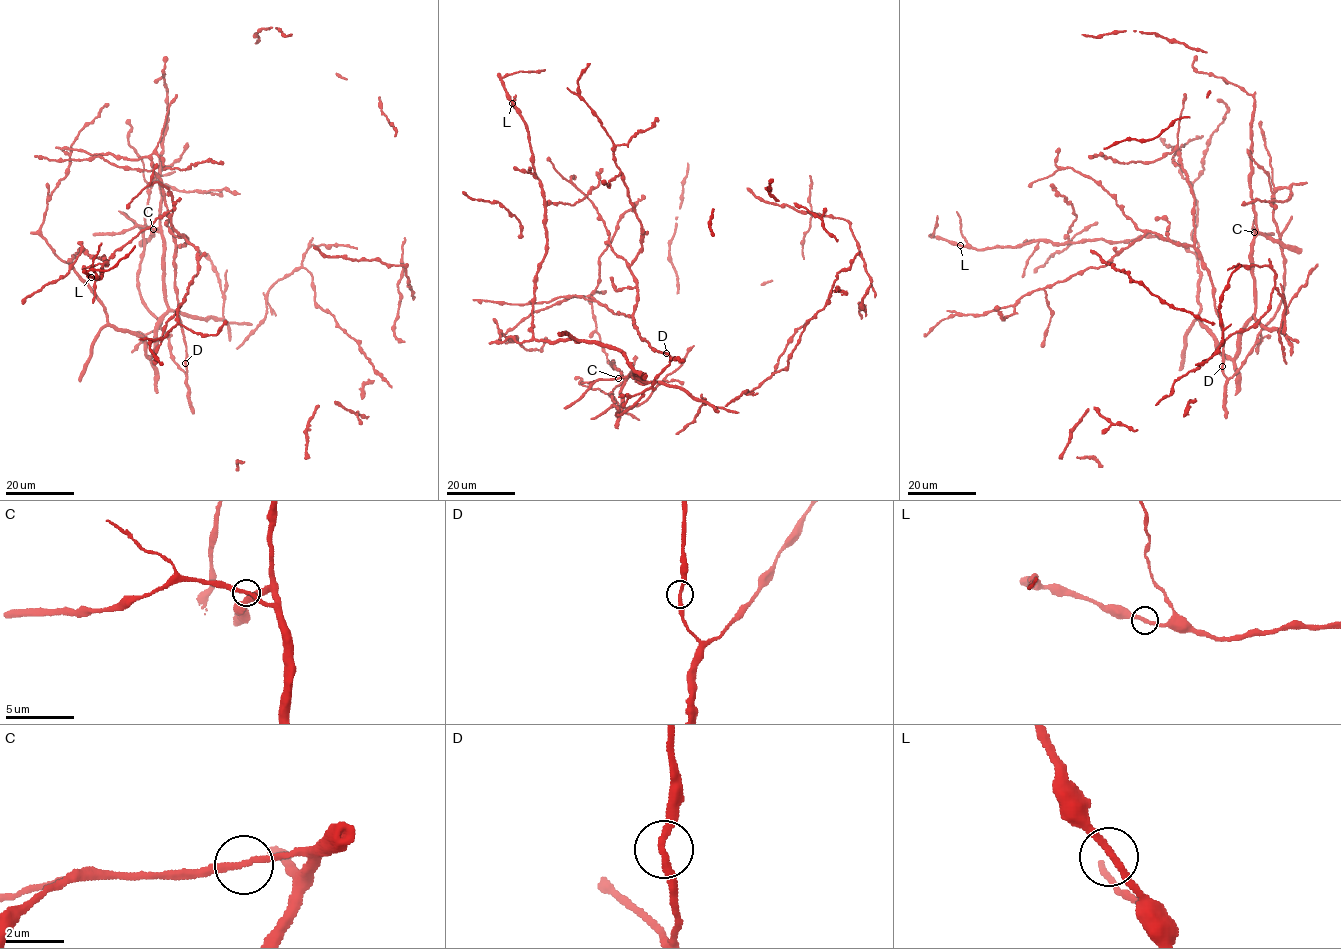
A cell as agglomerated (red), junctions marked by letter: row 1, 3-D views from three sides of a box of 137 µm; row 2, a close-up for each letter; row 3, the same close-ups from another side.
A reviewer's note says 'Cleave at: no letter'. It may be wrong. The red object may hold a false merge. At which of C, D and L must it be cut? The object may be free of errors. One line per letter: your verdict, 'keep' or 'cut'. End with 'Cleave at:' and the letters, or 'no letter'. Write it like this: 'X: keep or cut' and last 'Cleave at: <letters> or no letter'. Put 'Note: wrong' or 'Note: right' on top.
Note: right
C: keep
D: keep
L: keep
Cleave at: no letter

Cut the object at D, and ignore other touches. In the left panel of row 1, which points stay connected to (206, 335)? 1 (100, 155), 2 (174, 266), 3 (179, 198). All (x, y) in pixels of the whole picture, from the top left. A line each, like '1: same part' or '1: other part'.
1: same part
2: same part
3: other part

